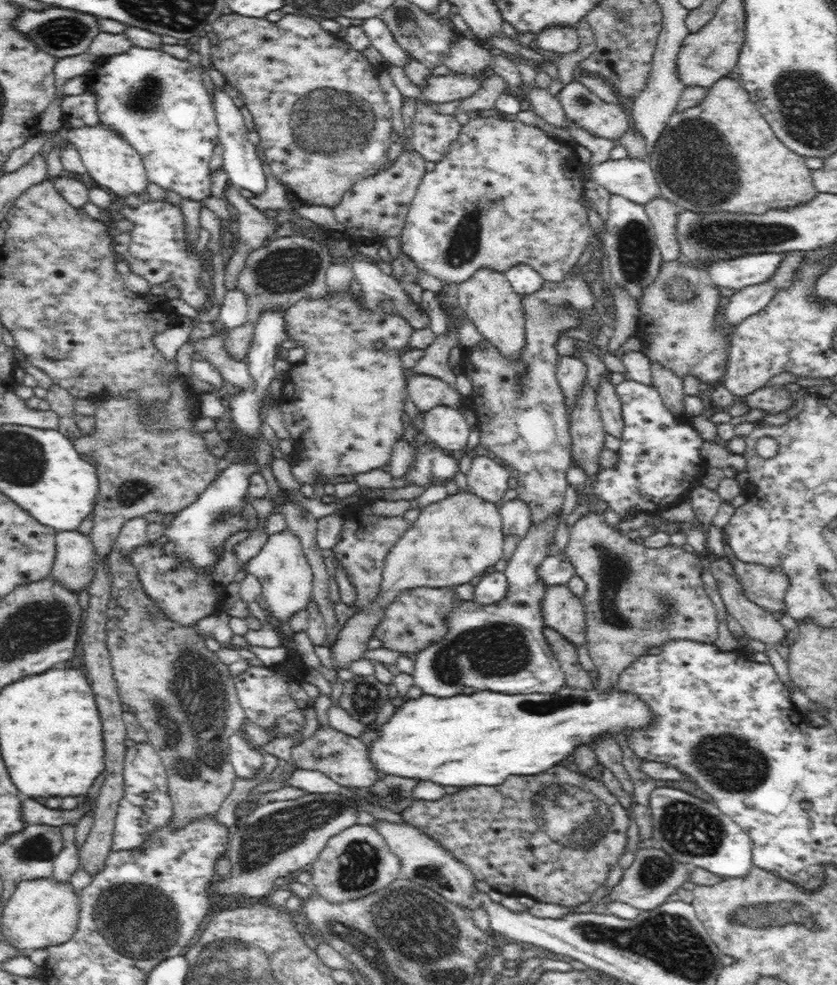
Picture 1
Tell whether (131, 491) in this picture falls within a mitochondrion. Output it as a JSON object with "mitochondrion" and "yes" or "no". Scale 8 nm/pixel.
{"mitochondrion":"yes"}

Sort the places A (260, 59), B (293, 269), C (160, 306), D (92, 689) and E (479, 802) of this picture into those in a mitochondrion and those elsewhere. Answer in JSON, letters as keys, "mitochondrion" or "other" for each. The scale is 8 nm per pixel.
{"A":"other","B":"mitochondrion","C":"other","D":"other","E":"other"}

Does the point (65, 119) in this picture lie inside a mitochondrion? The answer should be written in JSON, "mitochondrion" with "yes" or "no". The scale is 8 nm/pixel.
{"mitochondrion":"no"}

